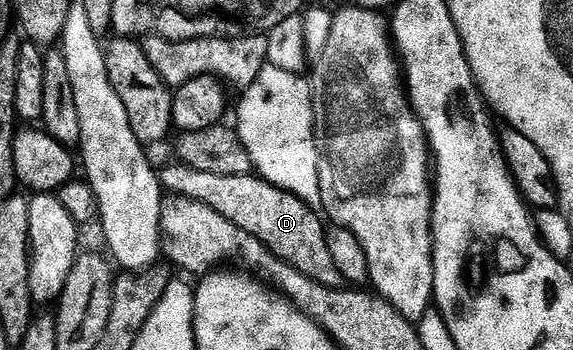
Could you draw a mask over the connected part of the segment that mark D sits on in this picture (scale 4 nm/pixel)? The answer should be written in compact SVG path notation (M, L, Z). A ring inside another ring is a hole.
M179 163L171 164L158 173L161 185L169 194L196 200L218 211L218 215L242 227L242 231L254 235L254 239L262 242L279 261L284 261L311 281L331 289L339 289L345 284L330 255L325 226L320 226L321 214L300 198L264 181L259 175L210 175Z

